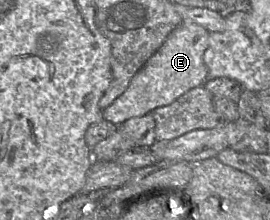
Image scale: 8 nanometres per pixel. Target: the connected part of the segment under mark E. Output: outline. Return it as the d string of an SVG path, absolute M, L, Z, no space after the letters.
M183 20L135 73L127 89L103 110L104 119L119 126L130 118L143 116L158 107L172 103L194 87L204 85L208 79L208 71L203 56L208 47L209 34L203 26Z

